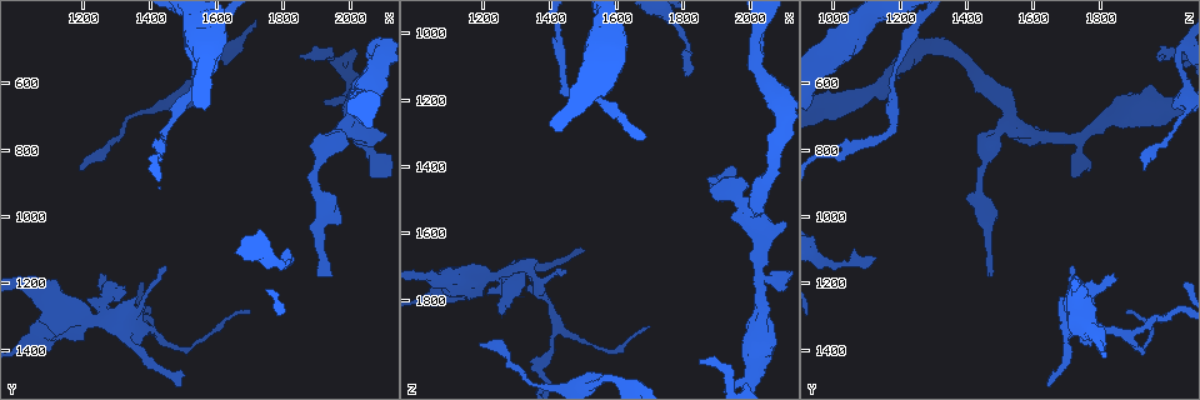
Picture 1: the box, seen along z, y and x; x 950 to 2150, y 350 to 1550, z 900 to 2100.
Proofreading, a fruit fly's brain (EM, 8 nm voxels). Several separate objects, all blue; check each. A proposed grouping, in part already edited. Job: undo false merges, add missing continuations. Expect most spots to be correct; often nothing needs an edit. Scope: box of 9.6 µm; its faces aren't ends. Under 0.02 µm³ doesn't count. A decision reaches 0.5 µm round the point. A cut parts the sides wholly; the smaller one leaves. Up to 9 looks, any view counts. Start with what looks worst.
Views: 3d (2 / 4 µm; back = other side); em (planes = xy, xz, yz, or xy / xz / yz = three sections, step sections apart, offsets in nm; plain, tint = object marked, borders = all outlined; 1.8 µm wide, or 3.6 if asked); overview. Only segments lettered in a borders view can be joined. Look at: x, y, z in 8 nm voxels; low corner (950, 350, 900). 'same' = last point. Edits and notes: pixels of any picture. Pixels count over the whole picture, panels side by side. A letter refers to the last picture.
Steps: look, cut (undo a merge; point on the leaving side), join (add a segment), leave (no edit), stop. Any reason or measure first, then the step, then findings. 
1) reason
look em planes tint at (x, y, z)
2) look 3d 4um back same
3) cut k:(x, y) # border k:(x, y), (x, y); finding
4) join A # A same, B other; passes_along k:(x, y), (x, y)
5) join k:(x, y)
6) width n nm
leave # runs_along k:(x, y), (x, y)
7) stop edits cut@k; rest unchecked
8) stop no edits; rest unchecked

branch stops here
look em planes borders at (1850, 530, 1990)

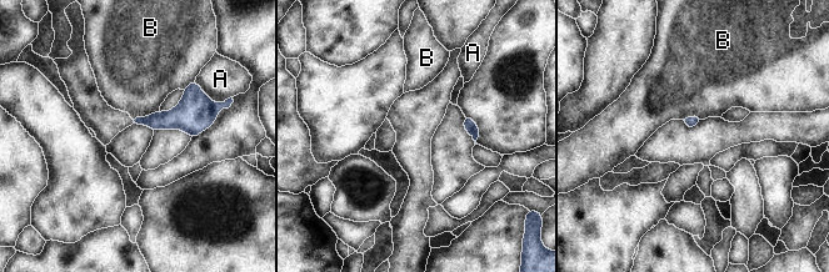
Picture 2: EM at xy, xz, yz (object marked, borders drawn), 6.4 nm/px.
longest_contact A 220 nm
leave # A other, B other; border 2:(159, 110), (134, 120); none of them fits

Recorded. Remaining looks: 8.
thin end
look 3d 4um back at (1940, 1180, 1470)

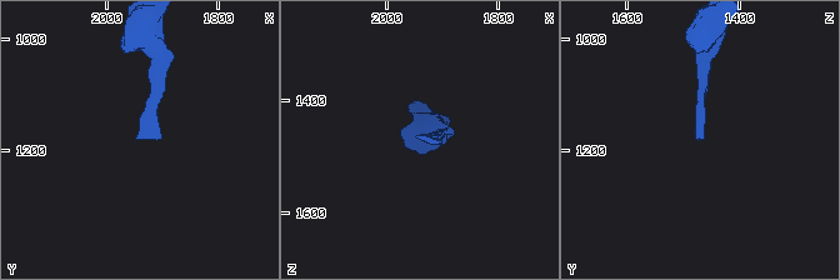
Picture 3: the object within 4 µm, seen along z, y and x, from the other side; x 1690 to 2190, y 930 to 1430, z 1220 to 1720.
now the EM
look em planes borders at (1940, 1180, 1470)

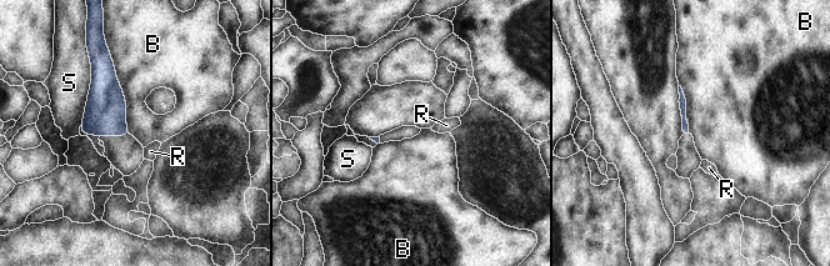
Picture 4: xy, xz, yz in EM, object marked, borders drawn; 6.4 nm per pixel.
leave # B other, R other, S other; border 4:(109, 53), (125, 99), (130, 134); none of them fits

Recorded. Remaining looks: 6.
thin end
look 3d 2um at (1200, 870, 1930)

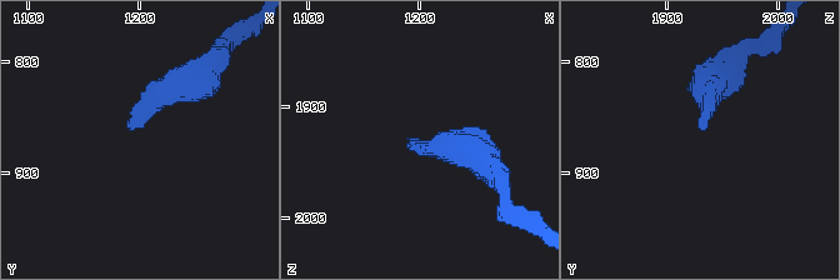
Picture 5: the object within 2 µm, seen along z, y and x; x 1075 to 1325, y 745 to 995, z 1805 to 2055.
shape alone is not enough
look em planes borders at (1194, 864, 1934)

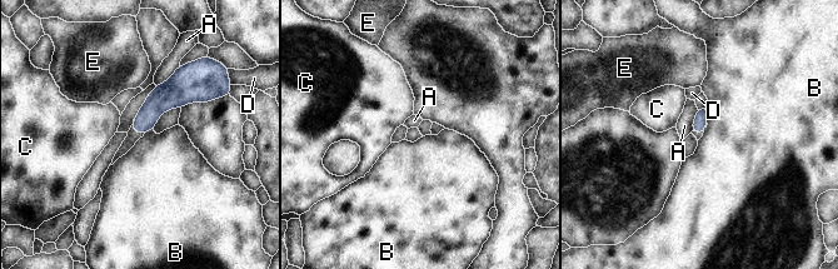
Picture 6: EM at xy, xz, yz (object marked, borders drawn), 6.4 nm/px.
longest_contact A 200 nm
leave # A other, B other, C other, D other, E other; border 6:(708, 105), (708, 120), (706, 123); no lettered segment goes on from it

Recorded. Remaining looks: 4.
thin end
look em xz step 16 borders at (1810, 1130, 1120)

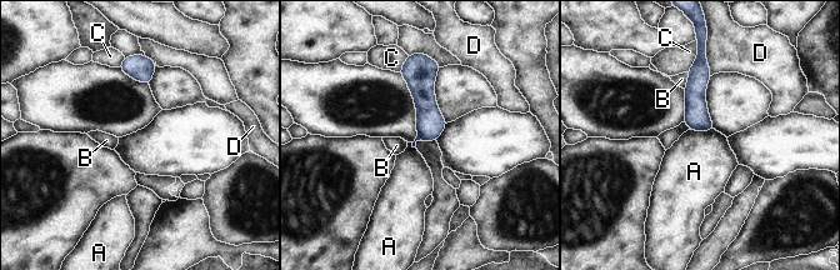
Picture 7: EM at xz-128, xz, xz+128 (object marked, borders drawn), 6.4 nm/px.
longest_contact A 170 nm
leave # A other, B other, C other, D other; border 7:(689, 129), (714, 130); no lettered segment goes on from it

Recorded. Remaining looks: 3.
stop no edits; rest unchecked

